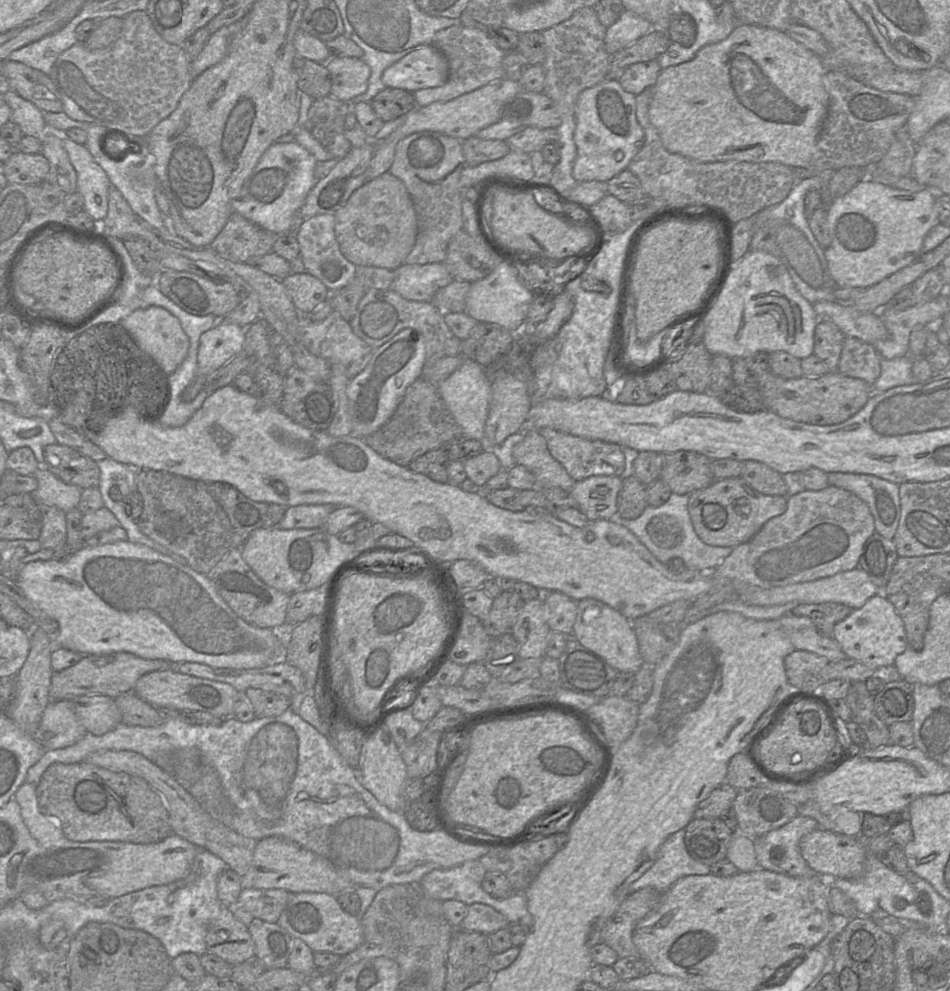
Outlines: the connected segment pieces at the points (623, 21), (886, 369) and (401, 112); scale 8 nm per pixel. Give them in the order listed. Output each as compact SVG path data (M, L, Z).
M625 10L618 20L607 27L605 50L609 55L629 46L656 27L632 11Z
M909 355L887 360L880 357L880 375L872 385L874 392L882 393L897 386L915 383L912 360Z
M385 87L370 102L377 117L383 122L407 116L416 105L412 93L398 88Z

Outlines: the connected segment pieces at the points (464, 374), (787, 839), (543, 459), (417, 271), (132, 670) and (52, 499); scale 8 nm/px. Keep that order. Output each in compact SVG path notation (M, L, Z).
M465 360L437 387L446 407L462 428L463 438L484 441L485 423L492 398L492 379L485 375L483 367L474 360Z
M797 815L782 827L758 837L753 843L759 865L791 877L812 877L816 873L801 855L799 844L803 836L818 828L816 820Z
M537 430L525 431L523 439L513 447L512 452L516 464L524 466L535 476L538 489L557 487L570 491L574 485L575 481L568 475L565 468L551 456L546 440Z
M444 262L403 264L394 270L390 289L408 300L433 302L436 292L453 280Z
M116 653L104 655L84 655L75 665L54 672L49 688L51 700L71 699L80 696L104 695L116 698L119 695L133 693L133 689L143 675L170 669L171 663L167 660L148 660L131 653Z
M45 466L36 469L33 476L38 482L37 489L31 493L35 500L55 506L65 513L78 507L82 491L80 487L63 482Z

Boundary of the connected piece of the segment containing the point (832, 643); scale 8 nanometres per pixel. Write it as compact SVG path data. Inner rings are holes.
M791 611L778 621L788 634L794 649L824 656L833 663L847 658L839 643L833 637L821 635L810 618L796 616Z

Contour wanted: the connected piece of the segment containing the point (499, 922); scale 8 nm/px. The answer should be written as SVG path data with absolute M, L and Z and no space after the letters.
M482 903L468 905L468 912L457 929L489 935L507 928L510 922L500 912Z

